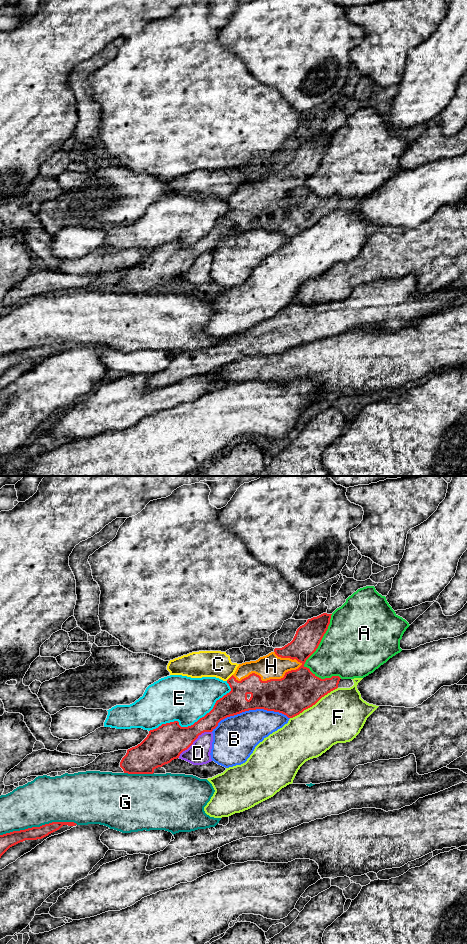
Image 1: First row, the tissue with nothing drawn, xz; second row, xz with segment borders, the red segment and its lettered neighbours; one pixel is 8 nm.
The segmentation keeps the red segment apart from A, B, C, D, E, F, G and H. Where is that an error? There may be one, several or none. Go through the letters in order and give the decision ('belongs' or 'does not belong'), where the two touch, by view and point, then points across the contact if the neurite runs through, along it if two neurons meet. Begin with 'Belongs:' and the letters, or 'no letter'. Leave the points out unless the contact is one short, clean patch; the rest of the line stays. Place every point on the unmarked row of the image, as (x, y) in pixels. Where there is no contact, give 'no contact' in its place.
Belongs: H
A: does not belong; meets red in xz at (317, 167)
B: does not belong; meets red in xz at (249, 229)
C: does not belong; meets red in xz at (230, 197); border along xz (232, 194), (226, 200)
D: does not belong; meets red in xz at (194, 260)
E: does not belong; meets red in xz at (194, 243)
F: does not belong; meets red in xz at (313, 224)
G: does not belong; meets red in xz at (38, 347)
H: belongs; meets red in xz at (267, 200)

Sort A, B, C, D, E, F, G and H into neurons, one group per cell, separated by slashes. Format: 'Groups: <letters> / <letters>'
Groups: A / B / C / D / E / F / G / H

